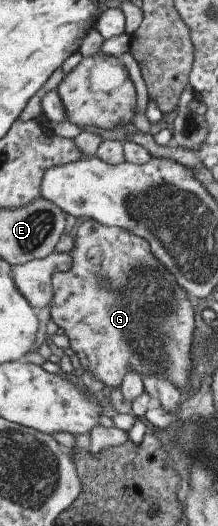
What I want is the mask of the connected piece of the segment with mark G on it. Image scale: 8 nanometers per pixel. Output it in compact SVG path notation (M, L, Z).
M88 219L79 224L72 238L73 245L69 251L69 256L71 256L69 270L53 272L51 274L52 296L49 304L49 316L59 328L63 329L64 335L67 336L68 347L71 348L79 359L81 368L87 369L91 373L93 380L100 381L103 386L109 386L109 388L120 386L125 373L133 370L141 378L143 376L154 375L161 382L175 387L179 392L181 391L186 395L187 393L189 394L189 374L193 368L190 358L190 347L191 338L193 338L194 310L191 308L191 304L186 297L187 293L177 284L173 275L165 270L165 266L161 266L161 262L157 262L157 258L153 256L147 241L122 228L103 226L93 219Z

